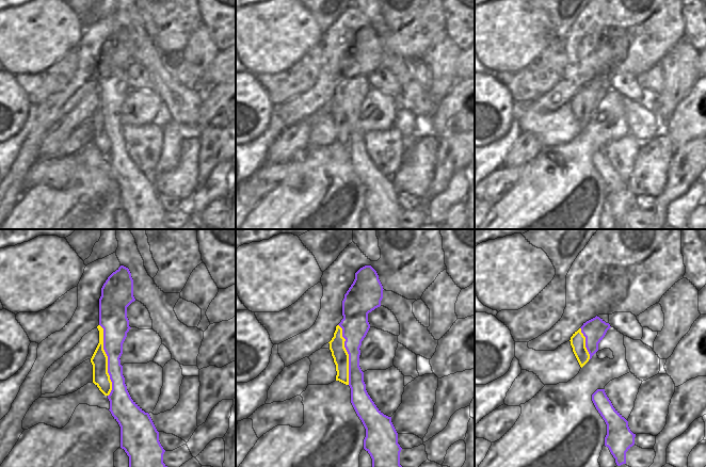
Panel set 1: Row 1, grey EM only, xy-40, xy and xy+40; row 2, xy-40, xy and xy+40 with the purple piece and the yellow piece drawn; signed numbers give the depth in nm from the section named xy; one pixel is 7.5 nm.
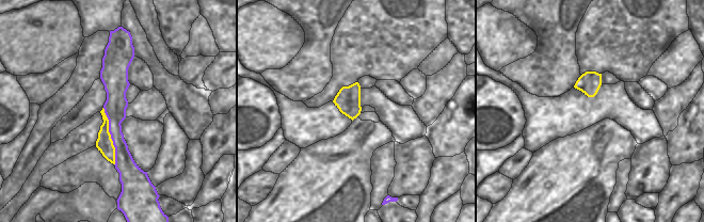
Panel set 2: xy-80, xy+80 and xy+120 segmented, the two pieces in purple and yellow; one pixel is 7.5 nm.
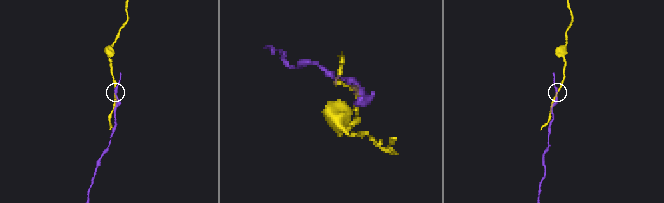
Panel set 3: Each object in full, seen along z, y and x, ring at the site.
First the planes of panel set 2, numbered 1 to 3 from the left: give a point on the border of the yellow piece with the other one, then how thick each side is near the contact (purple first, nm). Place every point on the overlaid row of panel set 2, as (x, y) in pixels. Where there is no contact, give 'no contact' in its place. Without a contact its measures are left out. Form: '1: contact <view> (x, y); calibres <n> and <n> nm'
1: contact xy-80 (111, 137); calibres 170 and 120 nm
2: no contact
3: no contact

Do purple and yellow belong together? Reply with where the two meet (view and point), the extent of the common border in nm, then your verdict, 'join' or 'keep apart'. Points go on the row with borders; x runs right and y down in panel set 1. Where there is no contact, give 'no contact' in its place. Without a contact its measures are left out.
contact xy-40 (108, 360); length 550 nm; keep apart

